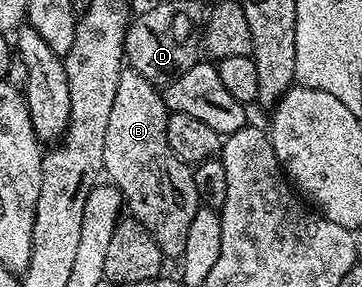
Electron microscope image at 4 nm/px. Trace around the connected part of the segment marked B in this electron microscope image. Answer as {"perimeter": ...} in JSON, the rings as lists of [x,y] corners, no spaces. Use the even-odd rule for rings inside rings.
{"perimeter":[[[126,67],[119,76],[117,94],[114,95],[113,110],[110,111],[109,126],[106,129],[104,170],[107,178],[120,190],[131,216],[144,225],[149,234],[158,243],[159,249],[169,260],[183,258],[186,239],[190,225],[200,208],[198,196],[200,190],[196,185],[193,168],[173,153],[169,147],[168,114],[163,94],[157,86],[143,79],[142,75]]]}

